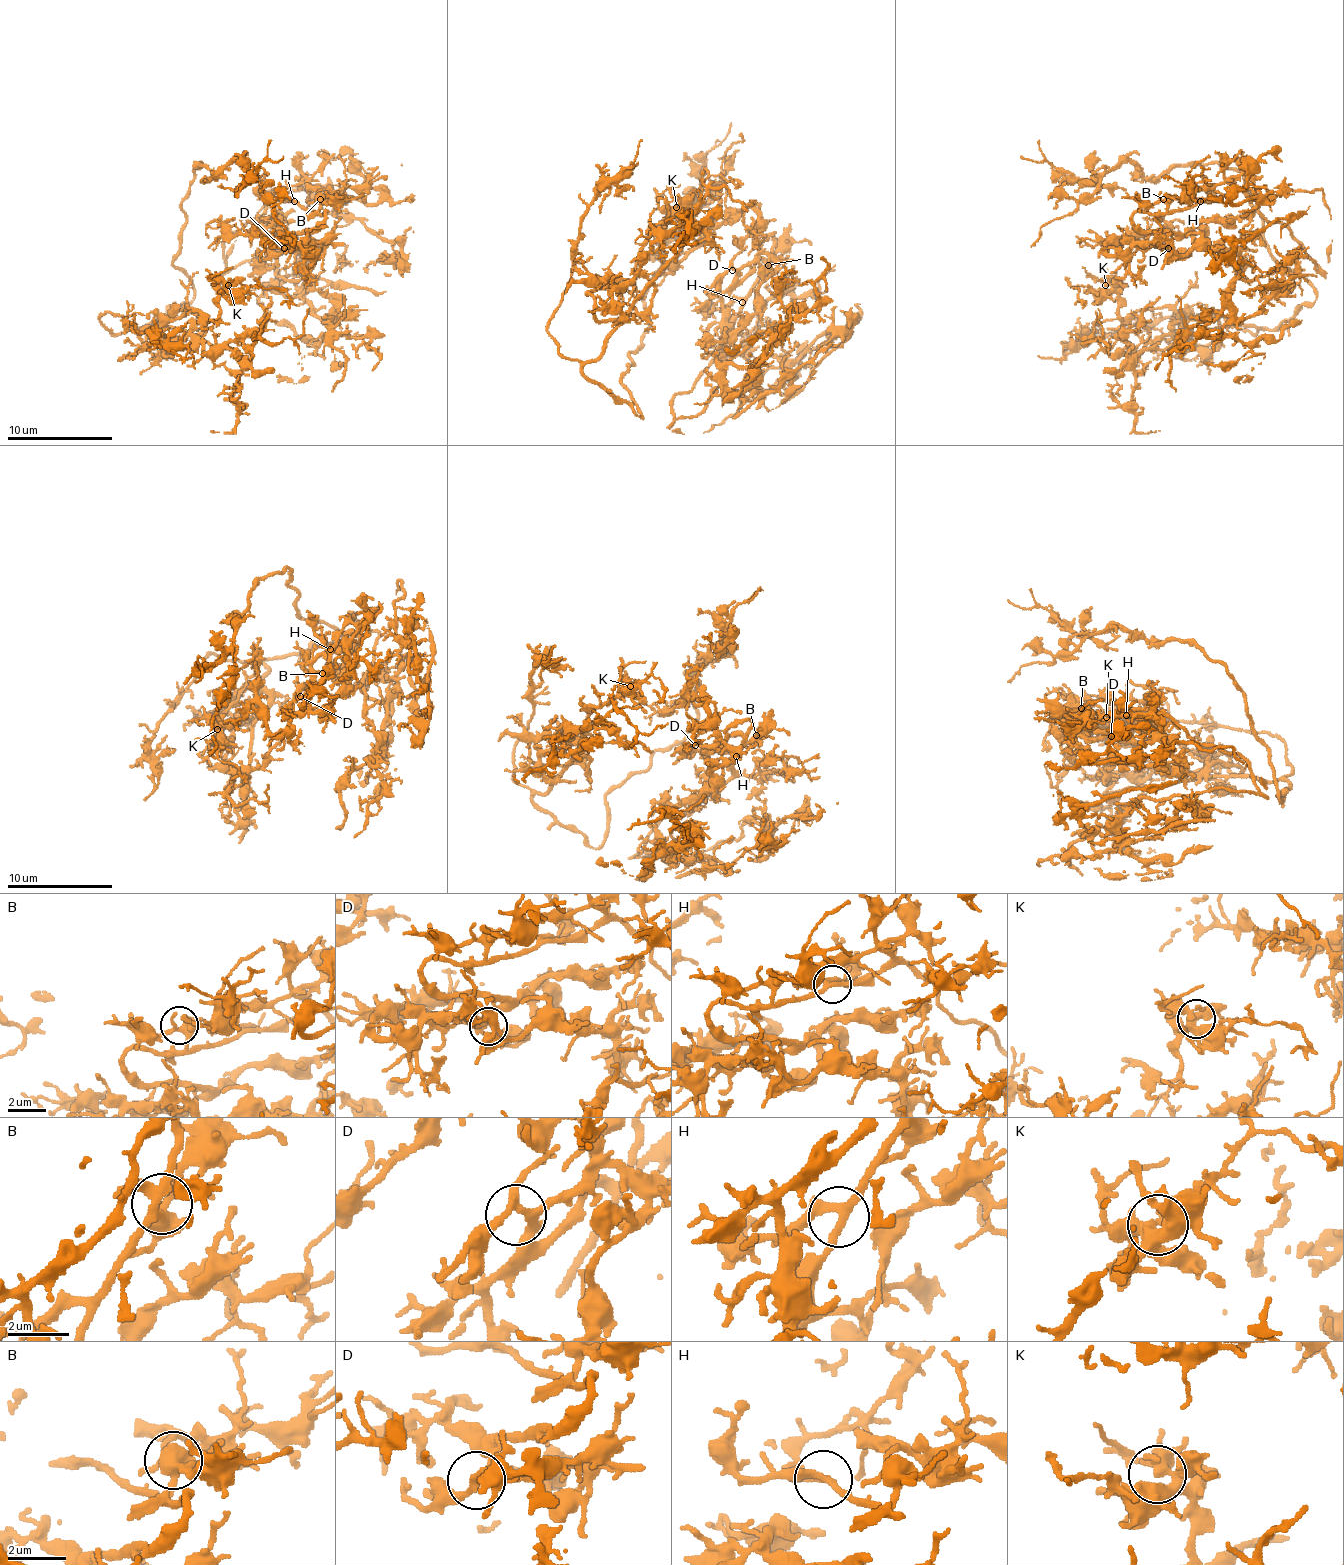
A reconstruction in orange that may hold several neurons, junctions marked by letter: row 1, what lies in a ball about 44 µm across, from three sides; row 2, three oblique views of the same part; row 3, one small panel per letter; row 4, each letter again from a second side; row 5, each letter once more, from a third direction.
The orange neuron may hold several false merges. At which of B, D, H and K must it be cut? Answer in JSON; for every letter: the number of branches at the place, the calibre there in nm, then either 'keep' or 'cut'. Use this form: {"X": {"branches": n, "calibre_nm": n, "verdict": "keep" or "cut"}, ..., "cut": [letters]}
{"B": {"branches": 4, "calibre_nm": 440, "verdict": "keep"}, "D": {"branches": 4, "calibre_nm": 280, "verdict": "keep"}, "H": {"branches": 4, "calibre_nm": 240, "verdict": "keep"}, "K": {"branches": 3, "calibre_nm": 280, "verdict": "keep"}, "cut": []}

